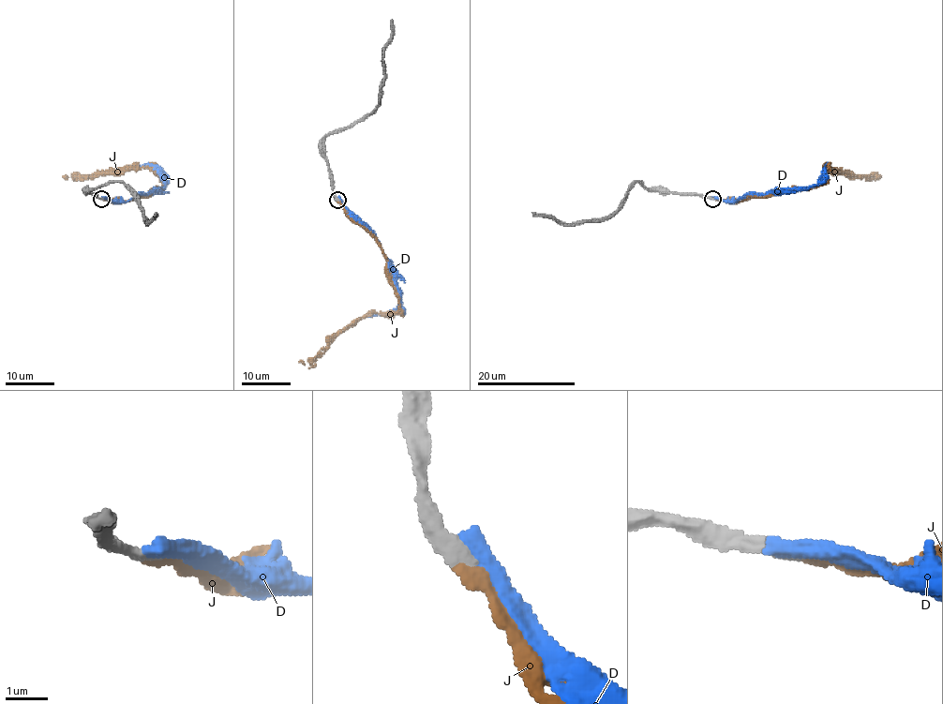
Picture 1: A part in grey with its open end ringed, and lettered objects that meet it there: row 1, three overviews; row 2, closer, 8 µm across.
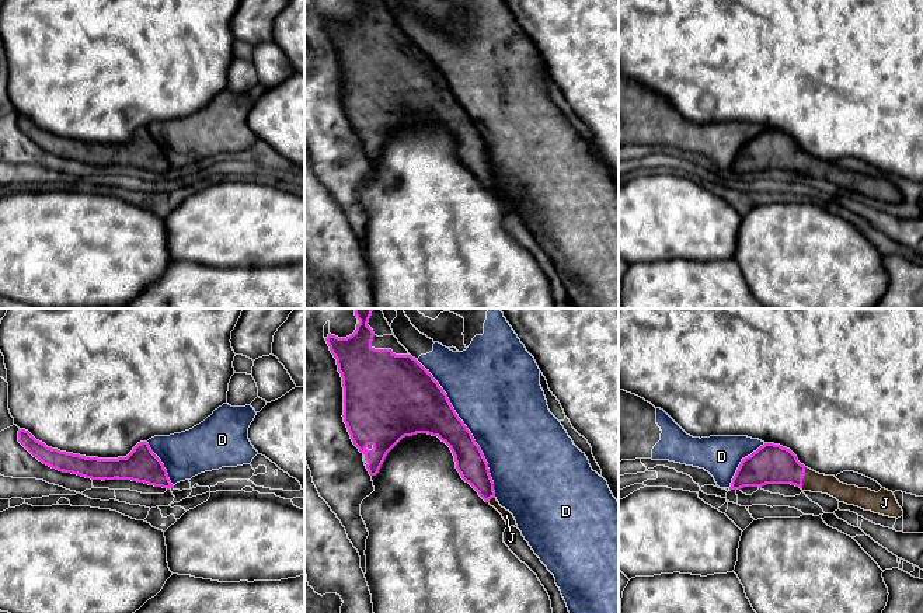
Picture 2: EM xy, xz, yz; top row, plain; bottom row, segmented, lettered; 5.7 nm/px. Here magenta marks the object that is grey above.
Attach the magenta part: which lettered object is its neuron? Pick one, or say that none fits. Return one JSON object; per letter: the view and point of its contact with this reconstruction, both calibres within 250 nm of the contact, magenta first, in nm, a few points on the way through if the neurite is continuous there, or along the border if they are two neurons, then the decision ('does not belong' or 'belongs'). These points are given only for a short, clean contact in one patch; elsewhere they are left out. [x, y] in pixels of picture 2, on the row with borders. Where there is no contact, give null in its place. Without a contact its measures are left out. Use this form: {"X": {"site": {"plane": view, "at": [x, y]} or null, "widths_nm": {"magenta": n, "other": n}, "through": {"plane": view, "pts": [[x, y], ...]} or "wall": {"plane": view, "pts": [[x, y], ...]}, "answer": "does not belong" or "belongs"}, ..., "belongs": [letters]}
{"D": {"site": {"plane": "xz", "at": [466, 428]}, "widths_nm": {"magenta": 280, "other": 480}, "answer": "does not belong"}, "J": {"site": {"plane": "yz", "at": [803, 477]}, "widths_nm": {"magenta": 220, "other": 120}, "answer": "belongs"}, "belongs": ["J"]}

